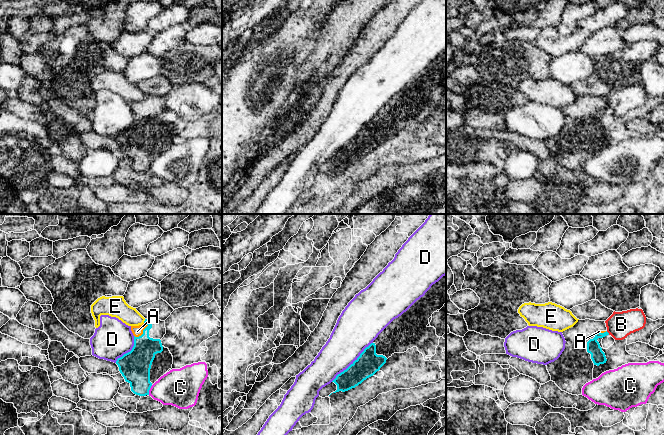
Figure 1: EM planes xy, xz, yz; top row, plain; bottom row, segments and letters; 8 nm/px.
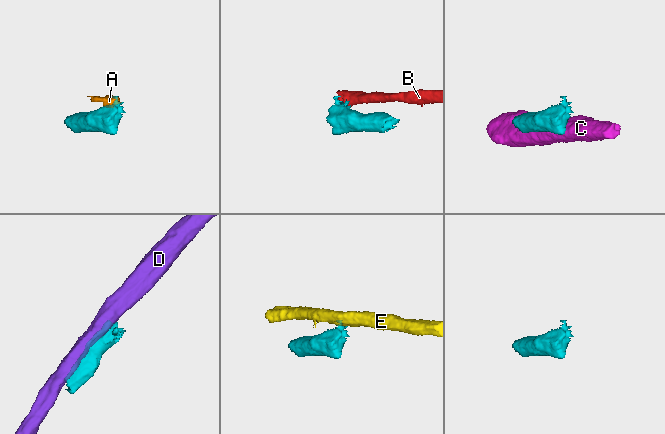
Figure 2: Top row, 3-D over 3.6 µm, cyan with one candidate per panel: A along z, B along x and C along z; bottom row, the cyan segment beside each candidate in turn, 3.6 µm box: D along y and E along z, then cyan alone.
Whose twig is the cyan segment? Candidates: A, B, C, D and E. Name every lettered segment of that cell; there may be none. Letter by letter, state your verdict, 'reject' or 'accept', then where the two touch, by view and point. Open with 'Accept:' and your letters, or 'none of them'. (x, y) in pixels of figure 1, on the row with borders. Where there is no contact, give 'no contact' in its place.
Accept: none of them
A: reject; meets cyan in xy at (143, 332)
B: reject; meets cyan in yz at (608, 333)
C: reject; meets cyan in xy at (149, 389)
D: reject; meets cyan in xz at (353, 362)
E: reject; meets cyan in xy at (144, 321)

